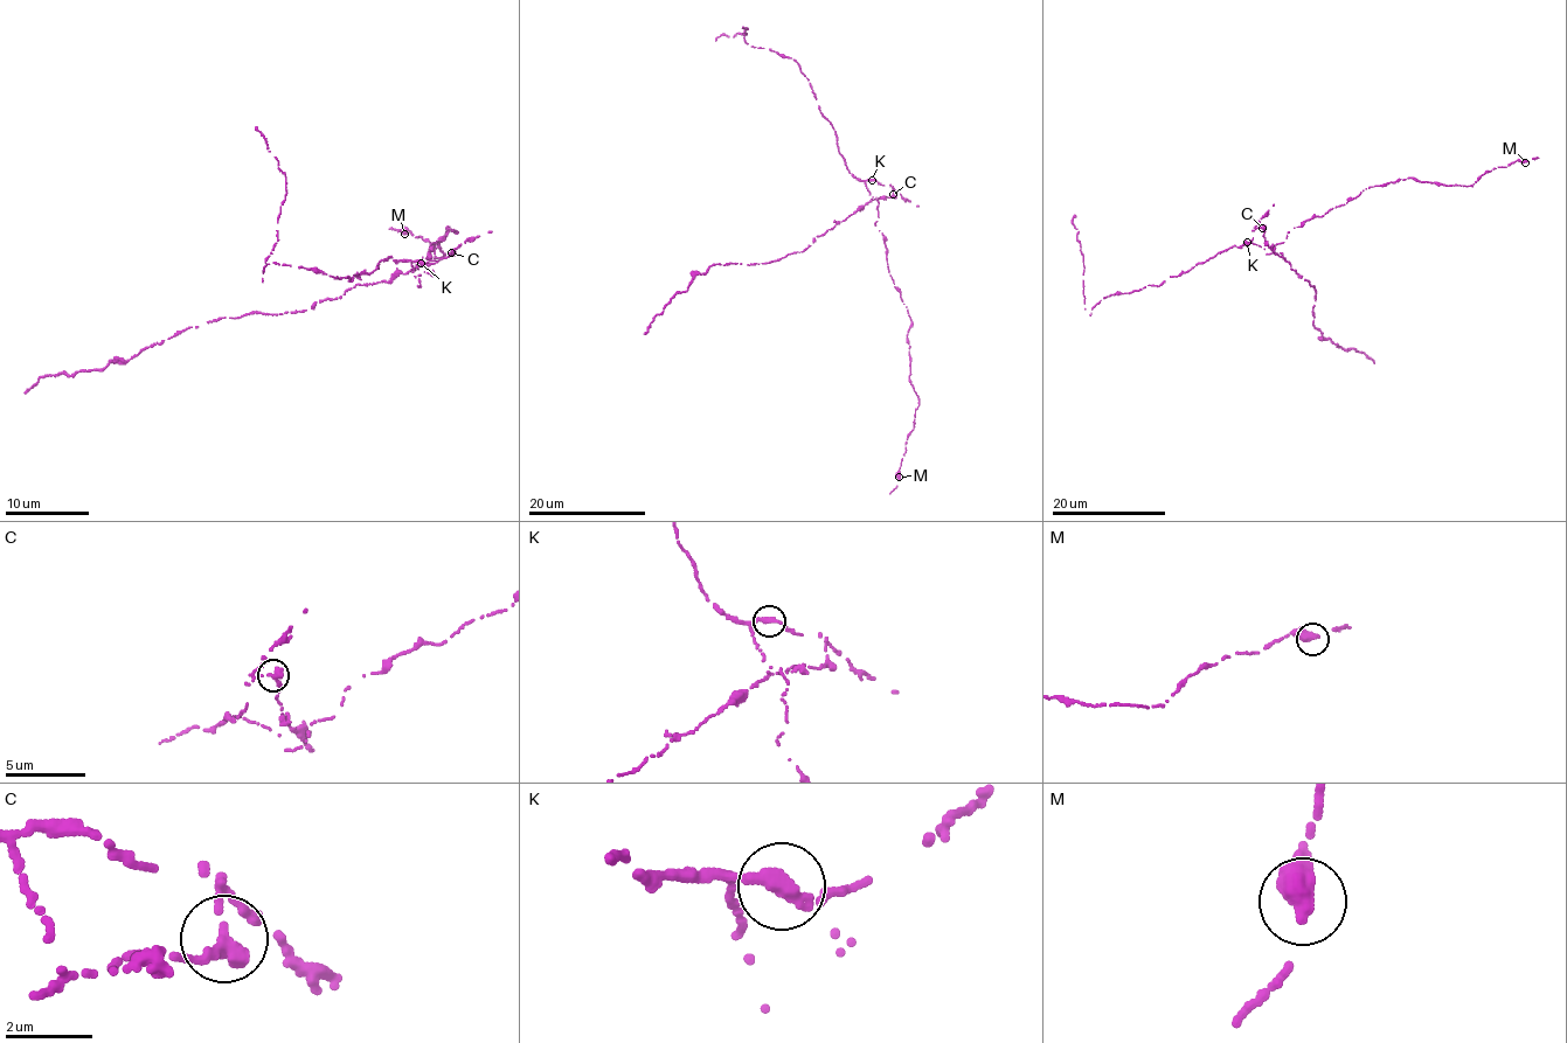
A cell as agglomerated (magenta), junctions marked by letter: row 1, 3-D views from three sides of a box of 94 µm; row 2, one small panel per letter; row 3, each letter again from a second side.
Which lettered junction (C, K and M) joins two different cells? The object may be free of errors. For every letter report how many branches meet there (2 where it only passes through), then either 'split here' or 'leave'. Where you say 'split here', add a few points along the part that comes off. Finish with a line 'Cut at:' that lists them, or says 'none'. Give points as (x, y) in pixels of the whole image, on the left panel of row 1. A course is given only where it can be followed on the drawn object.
C: 2 branches meet; split here; foreign part runs (450, 254), (387, 280), (354, 285), (305, 311), (217, 318), (186, 327), (102, 370), (39, 377), (25, 393)
K: 2 branches meet; leave
M: 2 branches meet; leave
Cut at: C

